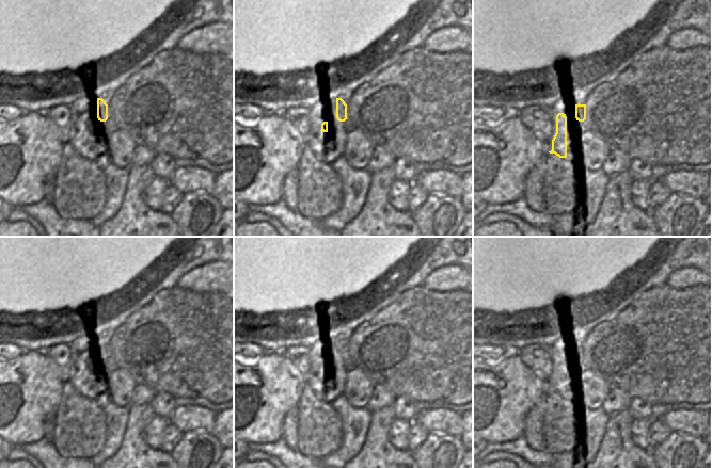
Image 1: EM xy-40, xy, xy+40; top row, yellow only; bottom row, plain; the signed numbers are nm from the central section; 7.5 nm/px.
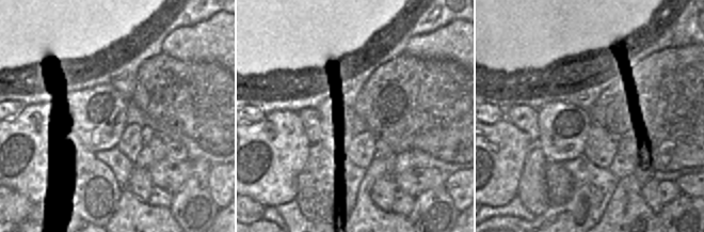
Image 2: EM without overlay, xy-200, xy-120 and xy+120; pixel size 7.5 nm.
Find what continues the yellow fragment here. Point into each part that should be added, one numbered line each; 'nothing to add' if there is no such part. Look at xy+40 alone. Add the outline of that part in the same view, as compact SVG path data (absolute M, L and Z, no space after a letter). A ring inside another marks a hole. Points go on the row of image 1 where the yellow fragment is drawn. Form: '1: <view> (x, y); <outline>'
1: xy+40 (552, 112); M558 107L548 109L548 114L550 116L550 123L552 125L552 133L548 141L545 142L545 151L549 152L552 150L552 140L556 133L556 115L558 114Z

